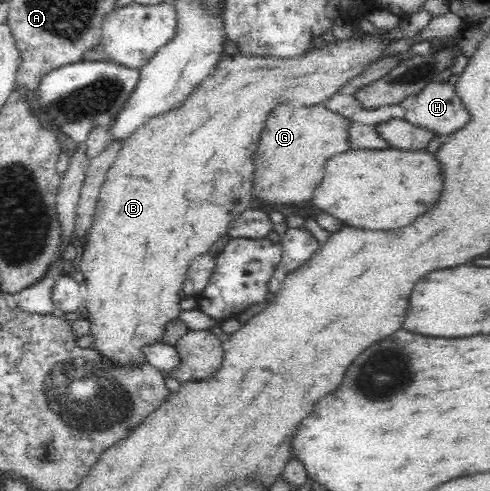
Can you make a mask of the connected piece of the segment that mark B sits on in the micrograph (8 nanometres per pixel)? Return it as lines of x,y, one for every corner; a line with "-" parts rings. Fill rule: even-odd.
365,34
365,38
353,38
336,40
328,43
321,48
313,47
309,54
301,56
301,58
249,58
249,56
225,55
220,59
217,67
214,68
212,74
203,78
202,82
194,88
193,93
183,102
181,106
174,107
173,110
167,110
157,114
148,122
134,131
134,134
126,138
122,142
121,152
115,160
115,164
109,168
107,172
107,180
101,186
101,196
97,202
97,210
93,214
93,226
89,230
87,242
83,240
83,256
79,262
79,270
85,276
83,287
83,299
81,310
87,310
87,320
91,324
91,331
87,335
93,338
93,350
105,357
105,360
113,362
113,365
119,365
121,368
136,369
147,363
144,355
145,348
149,345
155,345
161,342
161,338
165,338
165,329
168,322
176,319
181,314
181,290
188,273
189,265
195,256
208,253
211,246
223,236
228,234
227,228
231,224
231,220
235,216
239,216
243,210
249,208
251,202
251,180
253,180
253,166
247,166
253,162
253,154
257,150
259,144
259,134
263,130
265,120
269,113
281,103
303,104
305,106
315,106
315,104
323,104
327,99
336,93
340,93
341,88
347,85
352,78
361,75
372,63
383,57
384,49
393,40
383,39
380,35

